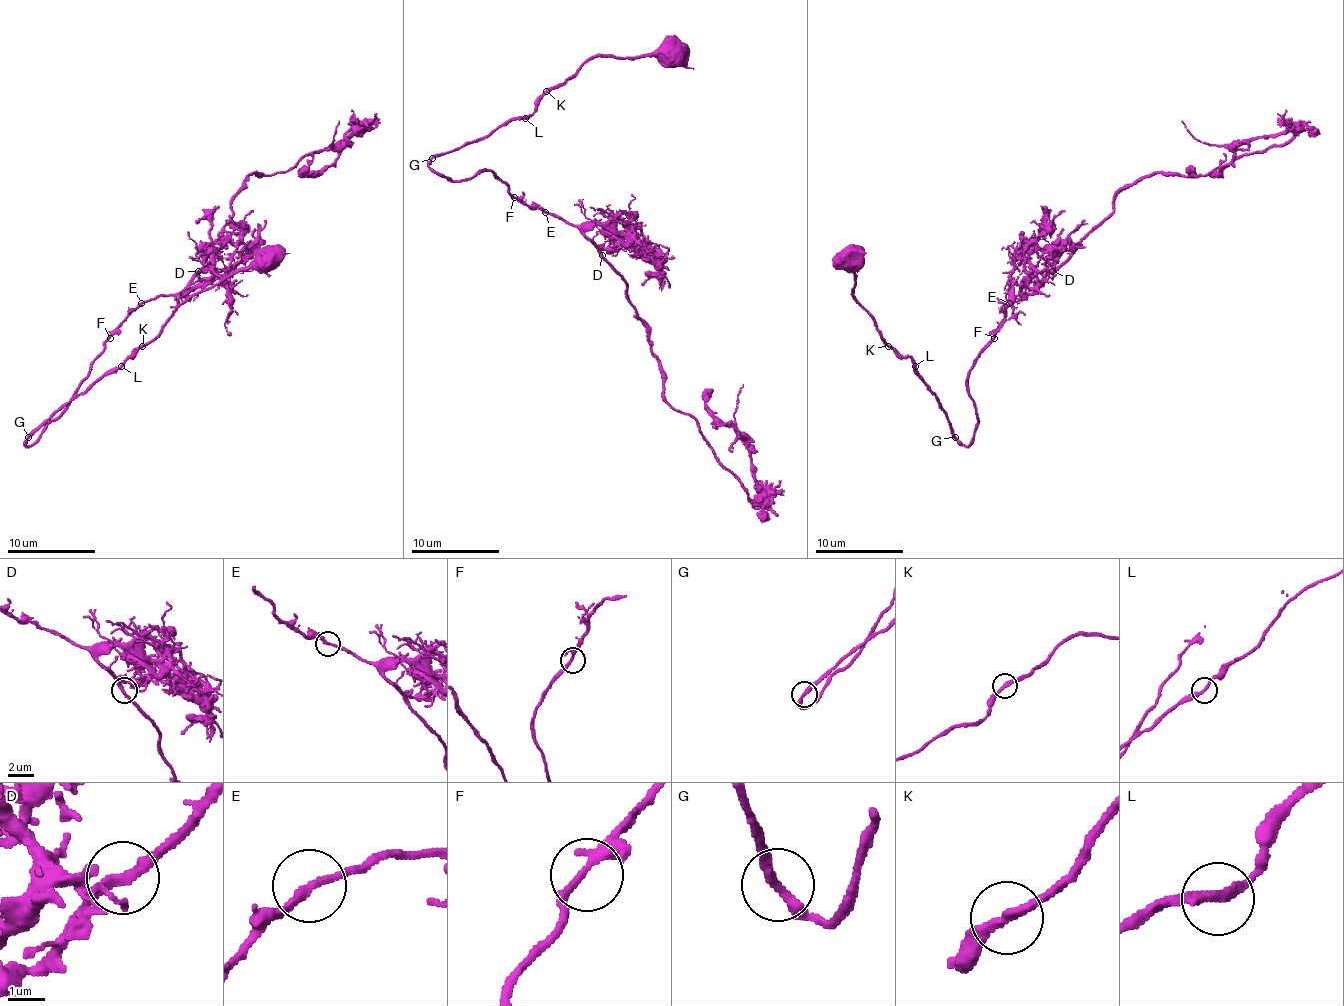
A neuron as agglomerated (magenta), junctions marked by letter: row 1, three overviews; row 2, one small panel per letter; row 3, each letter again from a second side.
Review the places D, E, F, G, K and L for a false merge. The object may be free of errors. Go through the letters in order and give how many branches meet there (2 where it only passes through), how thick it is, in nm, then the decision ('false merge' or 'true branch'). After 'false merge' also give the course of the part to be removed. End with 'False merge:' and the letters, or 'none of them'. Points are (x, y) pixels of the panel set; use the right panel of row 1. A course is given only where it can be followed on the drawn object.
D: 2 branches meet; 240 nm thick; true branch
E: 2 branches meet; 220 nm thick; true branch
F: 2 branches meet; 240 nm thick; true branch
G: 2 branches meet; 280 nm thick; true branch
K: 2 branches meet; 240 nm thick; true branch
L: 2 branches meet; 280 nm thick; true branch
False merge: none of them

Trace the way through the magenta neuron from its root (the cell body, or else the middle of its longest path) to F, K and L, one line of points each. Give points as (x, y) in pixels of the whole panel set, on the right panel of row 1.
F: (853, 258), (853, 298), (880, 335), (913, 362), (966, 446), (977, 424), (968, 377), (975, 357), (994, 338)
K: (853, 258), (853, 298), (873, 320), (875, 329), (889, 346)
L: (853, 258), (853, 298), (873, 320), (880, 335), (915, 366)

